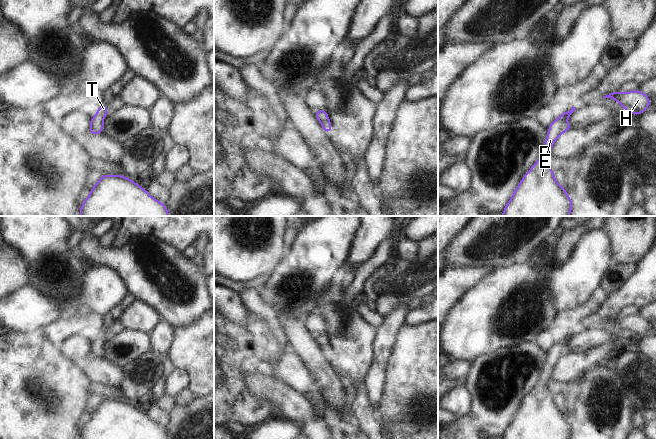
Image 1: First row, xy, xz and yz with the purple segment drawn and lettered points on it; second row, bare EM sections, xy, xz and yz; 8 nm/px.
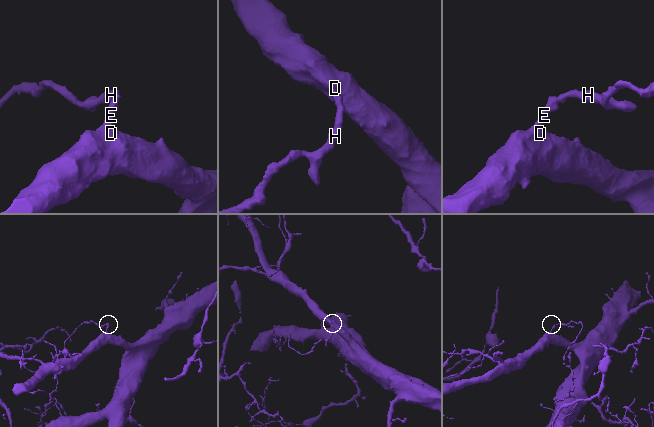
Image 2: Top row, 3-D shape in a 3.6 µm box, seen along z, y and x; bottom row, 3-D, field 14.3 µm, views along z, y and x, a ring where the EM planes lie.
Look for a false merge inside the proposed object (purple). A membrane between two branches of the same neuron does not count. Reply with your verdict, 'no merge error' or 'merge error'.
no merge error

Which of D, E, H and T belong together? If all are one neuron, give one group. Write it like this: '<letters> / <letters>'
D E H T

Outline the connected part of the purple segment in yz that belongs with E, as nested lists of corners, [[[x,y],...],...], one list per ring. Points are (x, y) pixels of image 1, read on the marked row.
[[[576,107],[565,111],[550,125],[545,144],[538,161],[523,176],[502,216],[569,216],[572,200],[559,185],[553,170],[547,164],[547,157],[557,138],[573,128],[567,119]]]

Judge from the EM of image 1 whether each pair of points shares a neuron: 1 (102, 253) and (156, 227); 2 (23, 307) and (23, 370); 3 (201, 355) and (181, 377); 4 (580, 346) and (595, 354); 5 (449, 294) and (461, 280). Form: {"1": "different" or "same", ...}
{"1": "different", "2": "different", "3": "different", "4": "different", "5": "same"}

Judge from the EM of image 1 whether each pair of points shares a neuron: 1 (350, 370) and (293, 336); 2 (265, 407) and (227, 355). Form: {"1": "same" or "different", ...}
{"1": "different", "2": "same"}

